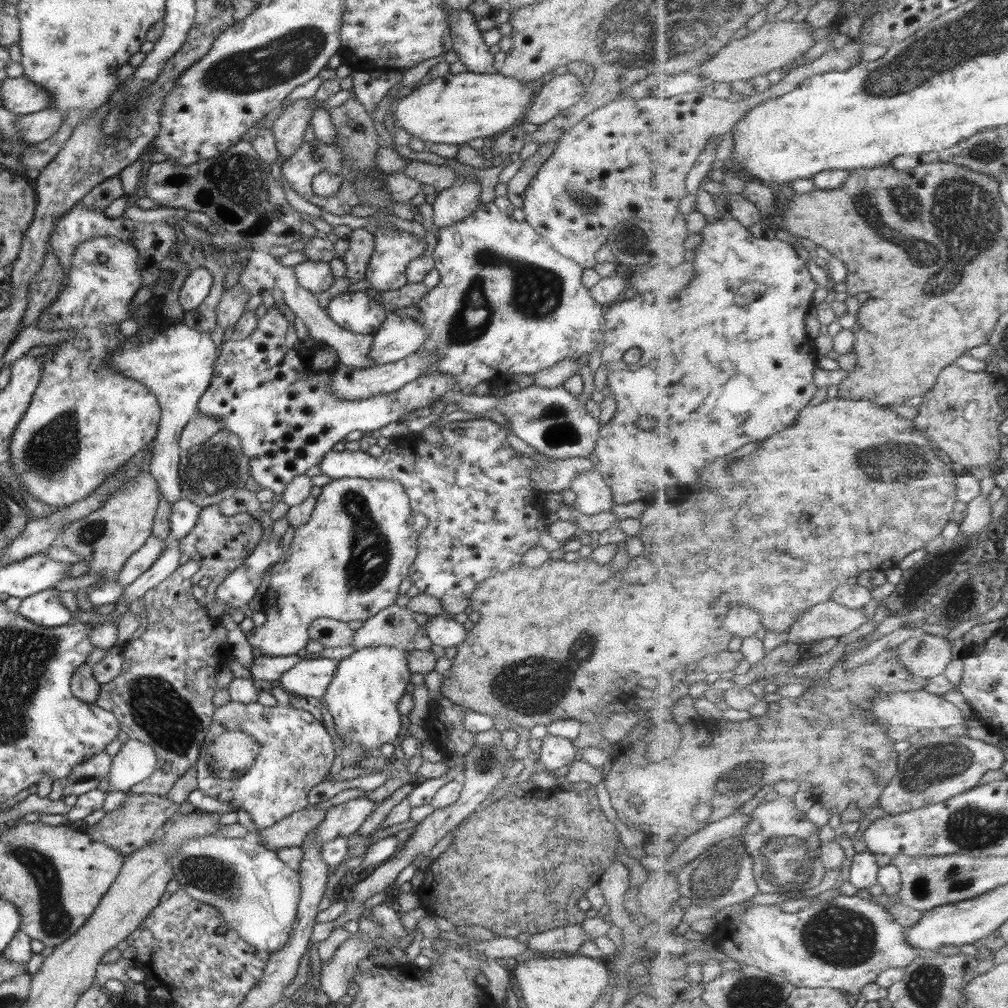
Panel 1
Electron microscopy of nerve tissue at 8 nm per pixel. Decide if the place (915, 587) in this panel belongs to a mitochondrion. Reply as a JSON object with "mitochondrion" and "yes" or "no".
{"mitochondrion":"no"}

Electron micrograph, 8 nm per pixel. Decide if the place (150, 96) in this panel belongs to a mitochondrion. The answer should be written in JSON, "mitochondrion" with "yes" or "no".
{"mitochondrion":"yes"}

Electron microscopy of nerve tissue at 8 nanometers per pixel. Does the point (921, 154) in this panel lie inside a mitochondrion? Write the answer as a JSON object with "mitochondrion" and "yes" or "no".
{"mitochondrion":"no"}

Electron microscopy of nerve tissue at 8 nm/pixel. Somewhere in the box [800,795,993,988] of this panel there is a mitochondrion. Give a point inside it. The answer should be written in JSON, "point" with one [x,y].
{"point":[960,881]}

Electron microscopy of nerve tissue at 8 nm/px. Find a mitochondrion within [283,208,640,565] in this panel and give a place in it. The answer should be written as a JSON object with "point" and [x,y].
{"point":[538,292]}

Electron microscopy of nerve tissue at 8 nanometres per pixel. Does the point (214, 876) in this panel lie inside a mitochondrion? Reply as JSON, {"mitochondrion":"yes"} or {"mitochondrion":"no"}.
{"mitochondrion":"yes"}

